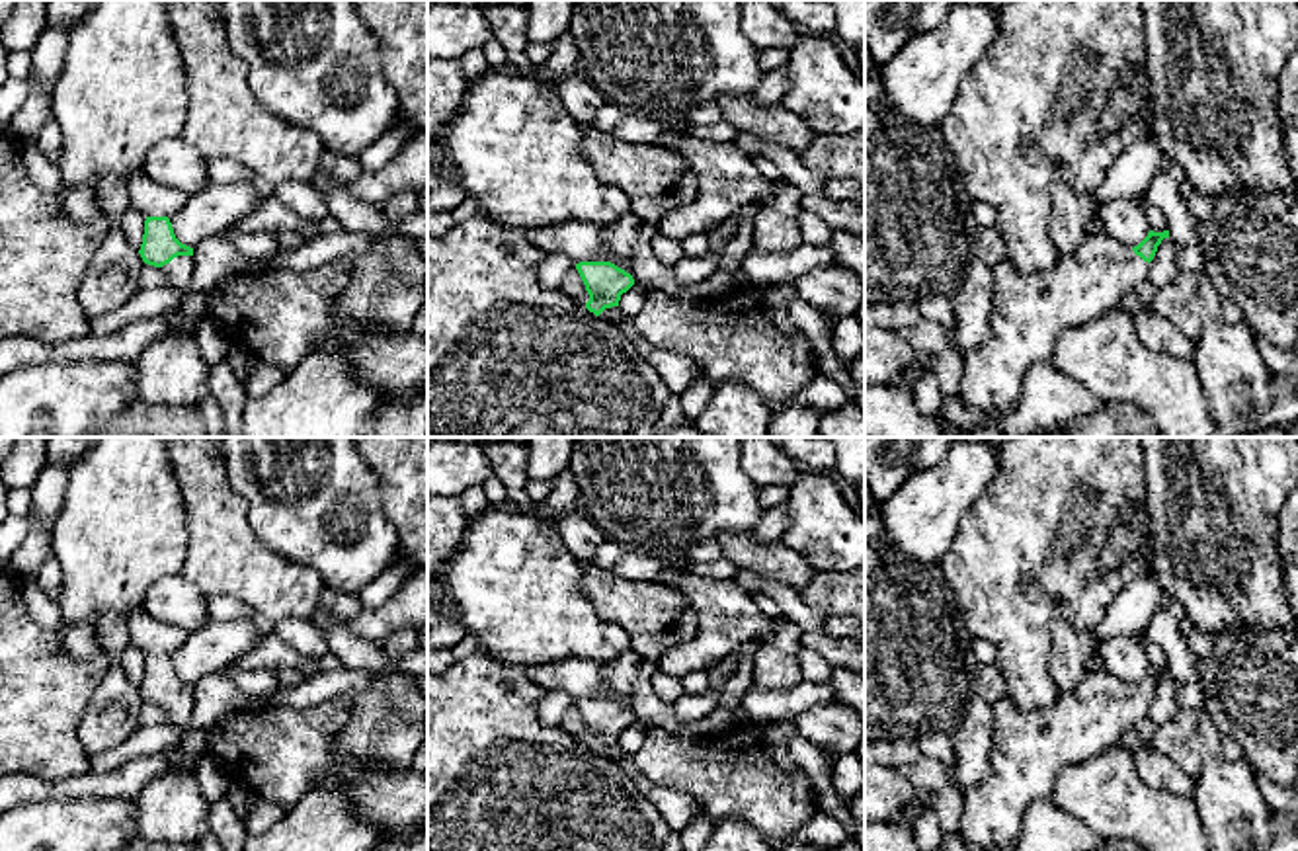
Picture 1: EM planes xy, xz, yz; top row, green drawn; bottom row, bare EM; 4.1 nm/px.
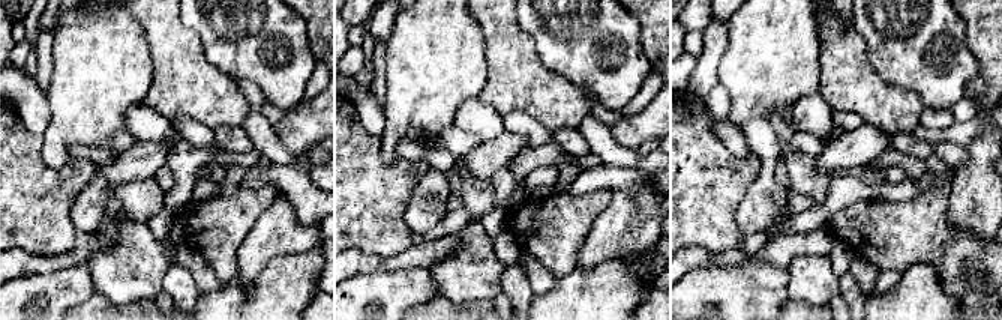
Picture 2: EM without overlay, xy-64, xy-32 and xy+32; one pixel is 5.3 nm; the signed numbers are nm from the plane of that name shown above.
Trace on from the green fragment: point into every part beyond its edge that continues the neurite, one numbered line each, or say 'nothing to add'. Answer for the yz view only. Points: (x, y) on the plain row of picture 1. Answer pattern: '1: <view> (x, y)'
nothing to add

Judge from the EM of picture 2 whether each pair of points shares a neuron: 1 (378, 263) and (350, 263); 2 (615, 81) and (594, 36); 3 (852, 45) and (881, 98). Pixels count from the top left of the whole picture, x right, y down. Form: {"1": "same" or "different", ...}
{"1": "same", "2": "same", "3": "same"}

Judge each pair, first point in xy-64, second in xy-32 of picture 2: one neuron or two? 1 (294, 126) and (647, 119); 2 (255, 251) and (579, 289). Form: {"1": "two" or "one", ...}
{"1": "one", "2": "two"}

